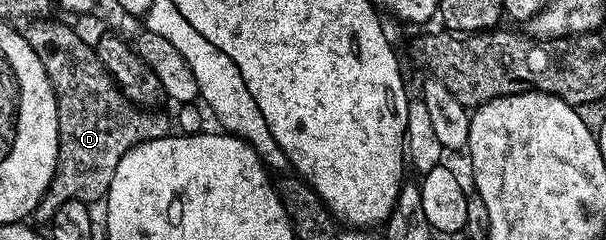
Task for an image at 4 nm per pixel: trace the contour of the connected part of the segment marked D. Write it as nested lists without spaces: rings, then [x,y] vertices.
[[[32,19],[22,29],[26,43],[30,43],[50,79],[58,111],[56,174],[34,214],[35,220],[44,223],[51,222],[54,211],[67,201],[93,203],[99,197],[107,198],[122,155],[136,145],[169,136],[174,129],[166,114],[132,105],[106,67],[102,67],[95,48],[89,42],[87,45],[70,26],[52,20]]]

